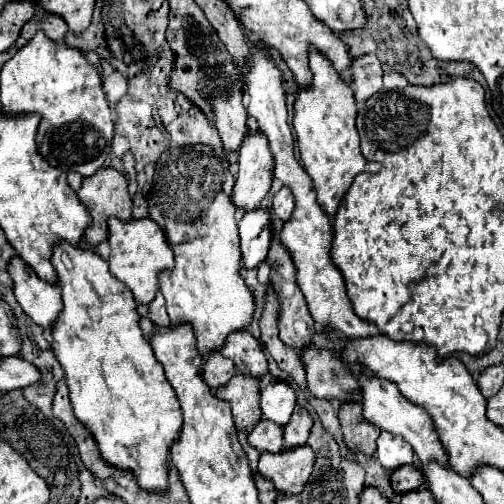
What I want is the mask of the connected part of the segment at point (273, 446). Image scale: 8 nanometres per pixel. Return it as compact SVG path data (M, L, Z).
M262 418L250 432L248 442L260 450L260 452L282 452L284 440L282 440L282 428L278 424L272 424L270 420Z

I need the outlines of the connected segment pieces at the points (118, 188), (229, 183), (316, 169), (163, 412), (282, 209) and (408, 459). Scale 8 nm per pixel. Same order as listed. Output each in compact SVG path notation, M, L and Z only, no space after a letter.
M102 166L96 174L84 178L78 198L92 216L92 224L84 234L90 244L96 244L108 236L106 220L110 216L120 220L130 220L132 216L132 198L128 196L126 174L114 170L112 166Z
M194 144L184 148L170 148L158 158L154 182L146 194L146 204L148 204L150 218L160 224L160 228L168 238L168 244L174 250L174 268L162 270L162 274L158 276L158 282L160 282L160 292L166 298L166 310L170 320L188 322L194 328L200 354L210 354L218 350L222 356L234 362L236 372L262 378L268 372L266 356L260 348L260 342L248 330L242 330L252 320L254 298L240 276L240 244L238 244L238 228L234 220L236 208L234 204L230 204L232 186L234 186L234 176L230 172L228 160L224 160L222 156L216 156L214 148L210 146Z
M310 48L310 72L312 72L312 82L308 84L308 88L300 88L296 102L294 102L294 132L296 132L296 140L298 140L298 148L300 148L300 158L304 162L306 172L310 174L310 178L314 180L314 190L318 194L318 204L328 212L334 214L344 192L348 190L348 186L352 184L354 176L360 172L378 172L382 166L376 162L368 162L362 154L360 154L360 142L358 142L358 132L354 126L356 120L356 102L352 96L352 88L350 84L338 74L336 68L332 68L332 62L316 48Z
M70 242L54 246L52 266L56 270L64 302L58 320L52 324L52 350L66 374L66 384L76 418L84 422L94 434L102 458L108 464L134 470L134 474L138 474L138 484L146 490L166 490L168 450L180 434L182 412L176 400L176 392L164 376L162 364L156 360L150 342L146 342L138 326L140 316L136 312L134 296L130 296L128 288L122 282L110 276L108 262L104 258L100 258L96 252L72 246Z
M284 186L284 188L280 188L280 192L276 192L276 196L274 196L274 200L272 200L272 212L274 212L274 216L276 216L278 220L286 222L286 220L290 218L292 210L294 210L294 196L292 196L292 192Z
M384 430L378 436L376 458L380 460L382 468L386 468L388 472L392 472L394 468L398 468L402 464L412 464L416 460L414 450L410 448L410 444L406 444L406 440L402 440L400 436L394 436L390 432L384 432Z

